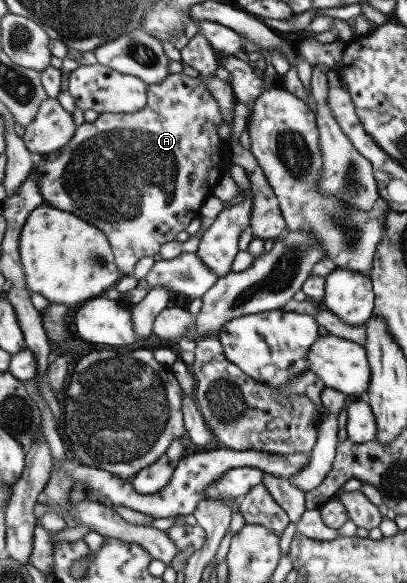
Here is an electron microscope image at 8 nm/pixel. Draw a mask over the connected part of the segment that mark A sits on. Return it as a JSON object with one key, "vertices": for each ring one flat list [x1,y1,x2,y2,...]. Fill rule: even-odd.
{"vertices":[[169,74,169,76,158,84,147,85,146,104,142,110,136,112,104,112,99,114,92,122,83,121,75,129,72,139,63,148,50,153,42,153,36,156,34,163,34,174,36,174,36,186,40,190,40,196,44,203,50,208,58,208,64,212,72,212,80,220,85,220,88,224,94,225,100,232,104,233,106,240,113,254,117,270,123,275,132,274,134,265,143,256,153,256,158,253,161,244,175,240,176,234,182,232,186,225,198,215,198,208,203,199,211,195,211,191,216,186,218,179,224,173,224,169,229,167,230,152,226,141,220,140,216,134,217,126,222,121,220,108,215,98,208,92,205,84,198,77,190,78,186,74]]}

